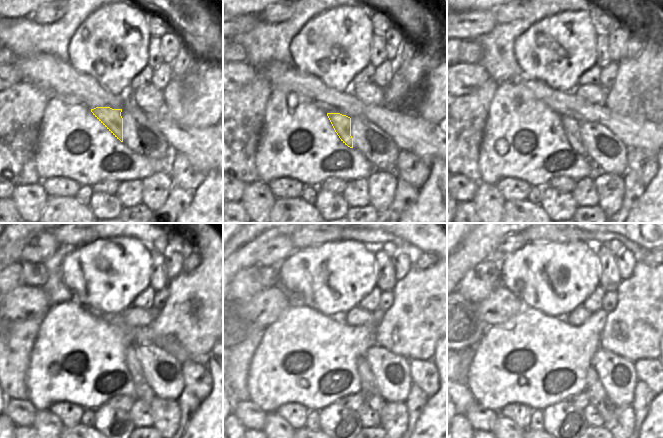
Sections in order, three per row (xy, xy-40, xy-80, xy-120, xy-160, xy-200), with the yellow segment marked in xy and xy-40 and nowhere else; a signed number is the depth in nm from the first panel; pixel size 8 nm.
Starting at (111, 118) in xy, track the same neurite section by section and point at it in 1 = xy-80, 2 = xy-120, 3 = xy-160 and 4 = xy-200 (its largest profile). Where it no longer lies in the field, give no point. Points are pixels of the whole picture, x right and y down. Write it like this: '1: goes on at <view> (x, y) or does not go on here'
1: goes on at xy-80 (571, 128)
2: goes on at xy-120 (143, 391)
3: goes on at xy-160 (369, 389)
4: goes on at xy-200 (598, 398)

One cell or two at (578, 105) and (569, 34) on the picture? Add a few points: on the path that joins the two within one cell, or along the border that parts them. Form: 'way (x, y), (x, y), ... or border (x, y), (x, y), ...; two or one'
border (543, 82), (552, 88), (565, 92); two

